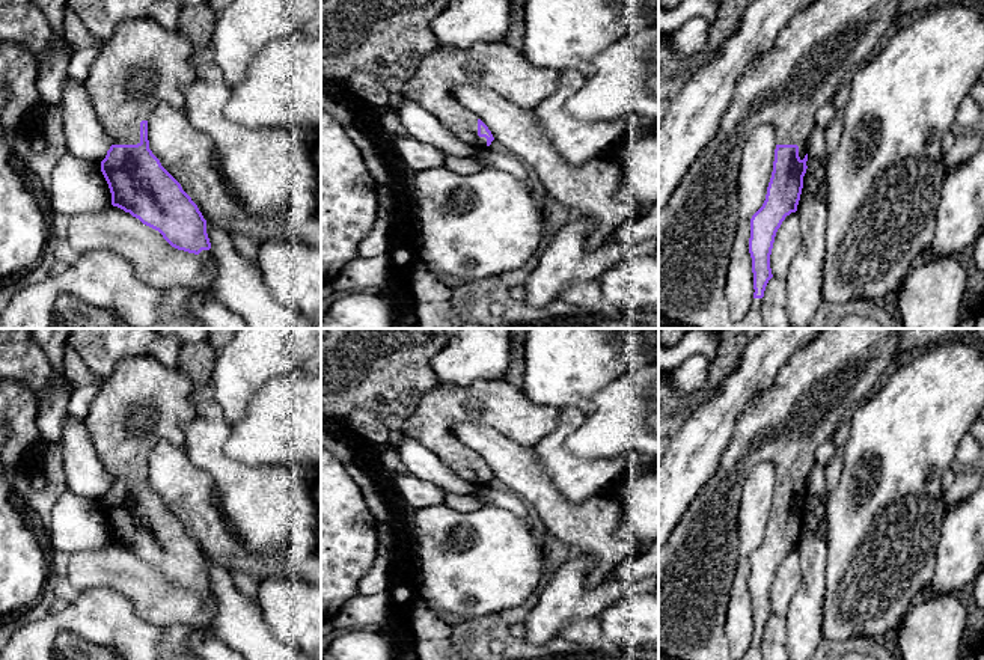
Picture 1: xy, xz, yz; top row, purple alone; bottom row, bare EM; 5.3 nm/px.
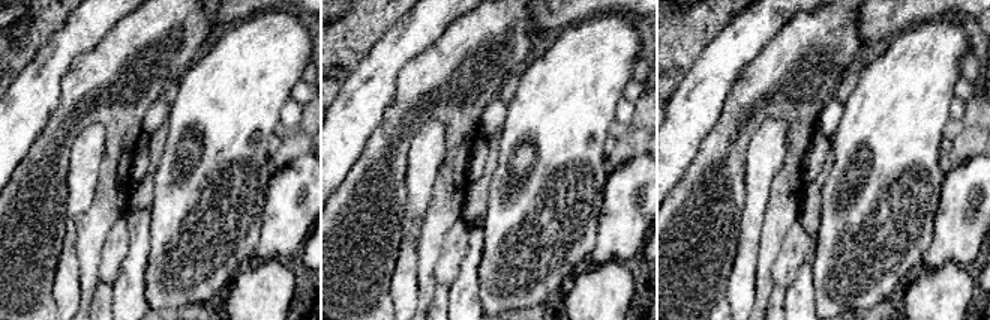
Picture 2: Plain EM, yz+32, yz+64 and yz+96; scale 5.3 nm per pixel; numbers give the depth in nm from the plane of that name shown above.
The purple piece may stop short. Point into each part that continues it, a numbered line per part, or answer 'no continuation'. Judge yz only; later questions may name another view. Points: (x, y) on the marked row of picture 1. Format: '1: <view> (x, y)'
1: yz (817, 53)

